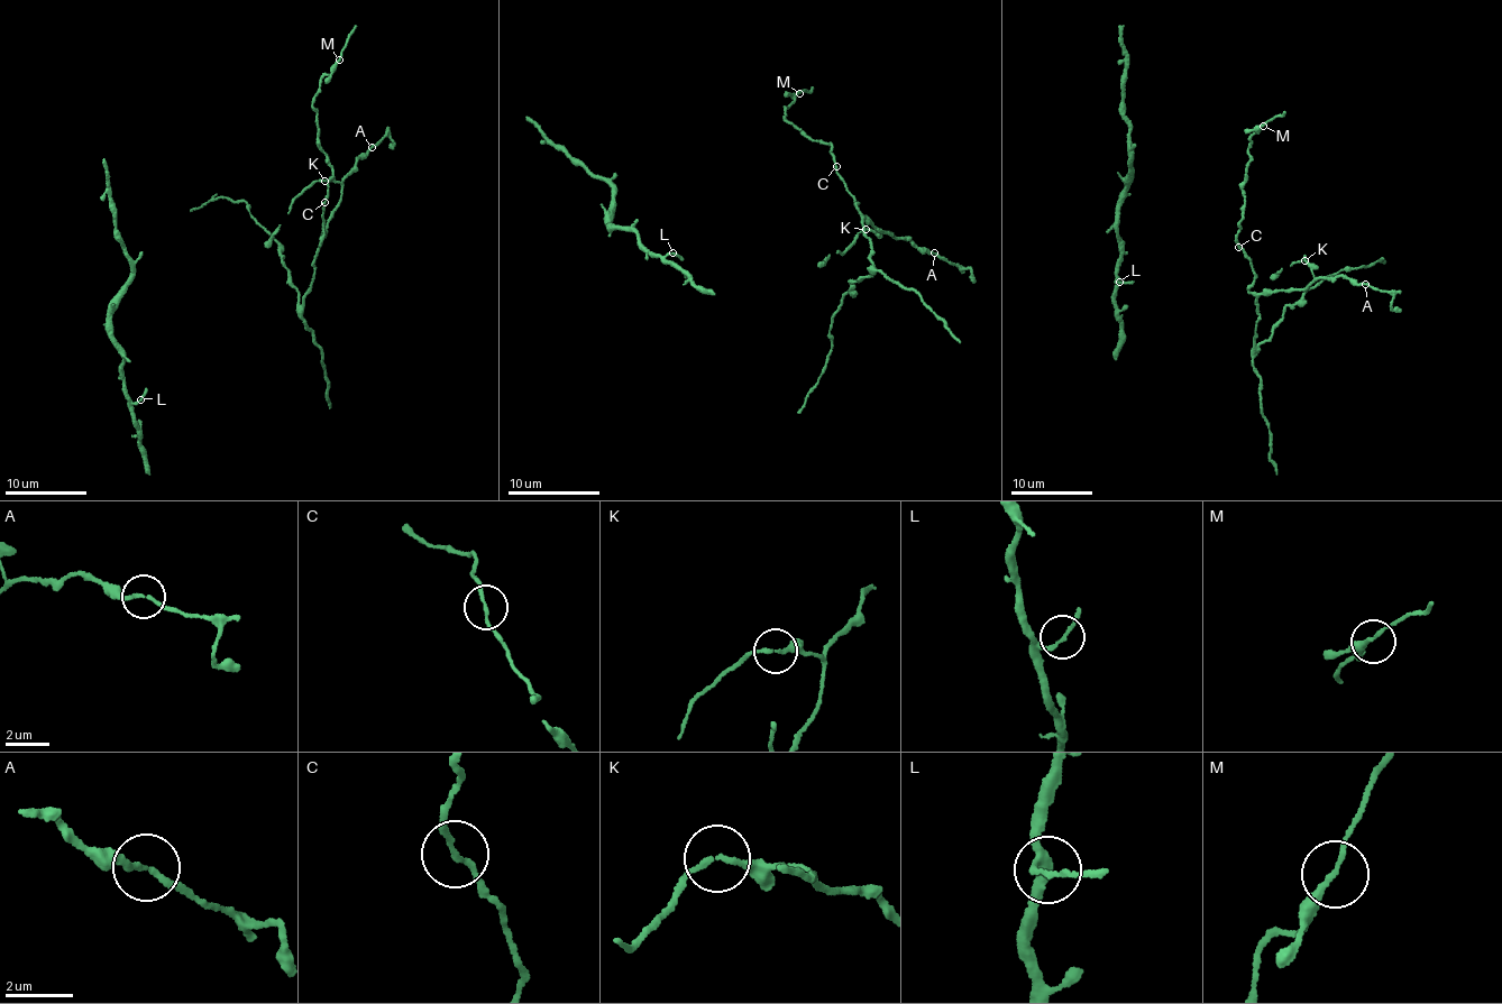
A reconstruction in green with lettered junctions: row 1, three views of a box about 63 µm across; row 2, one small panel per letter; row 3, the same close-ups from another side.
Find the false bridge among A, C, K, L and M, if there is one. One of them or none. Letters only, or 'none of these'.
none of these

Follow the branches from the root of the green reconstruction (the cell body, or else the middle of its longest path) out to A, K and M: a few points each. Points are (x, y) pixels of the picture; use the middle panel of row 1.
A: (870, 270), (870, 239), (862, 231), (861, 218), (882, 231), (934, 252)
K: (870, 270), (870, 239), (862, 231), (861, 218), (893, 233), (866, 229)
M: (870, 270), (870, 239), (862, 231), (858, 203), (837, 174), (832, 145), (809, 138), (782, 118), (799, 93)

